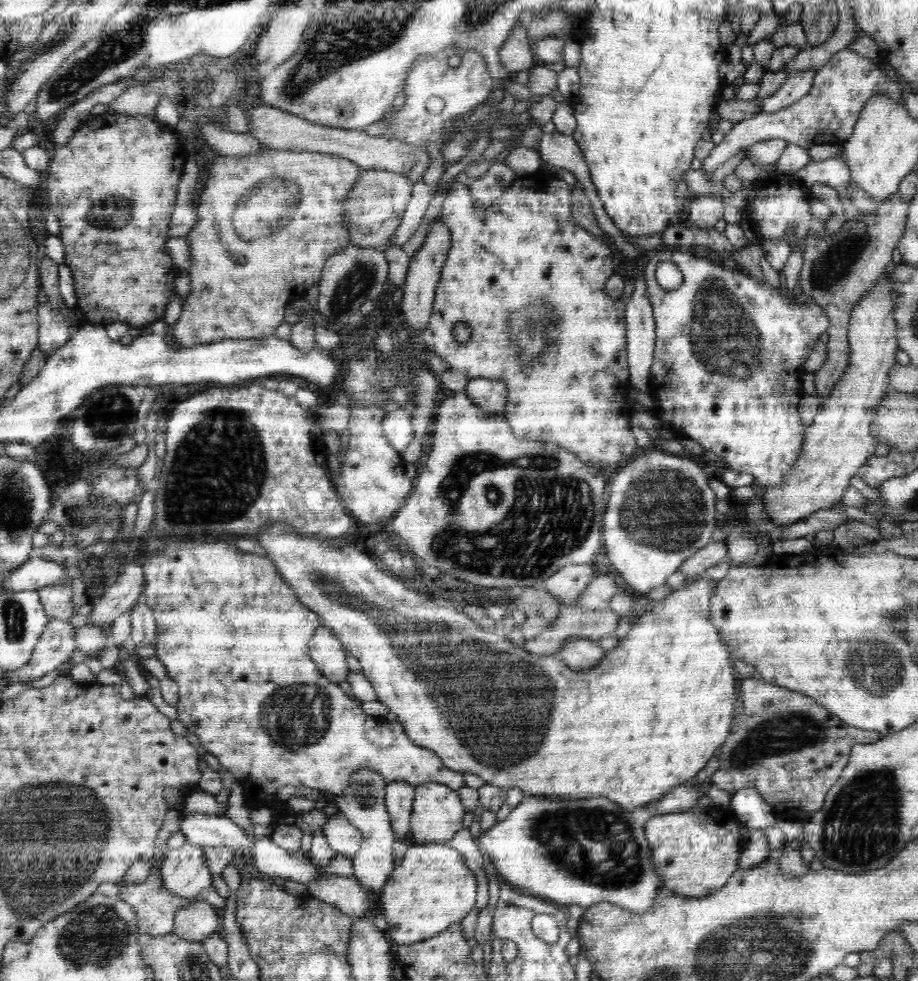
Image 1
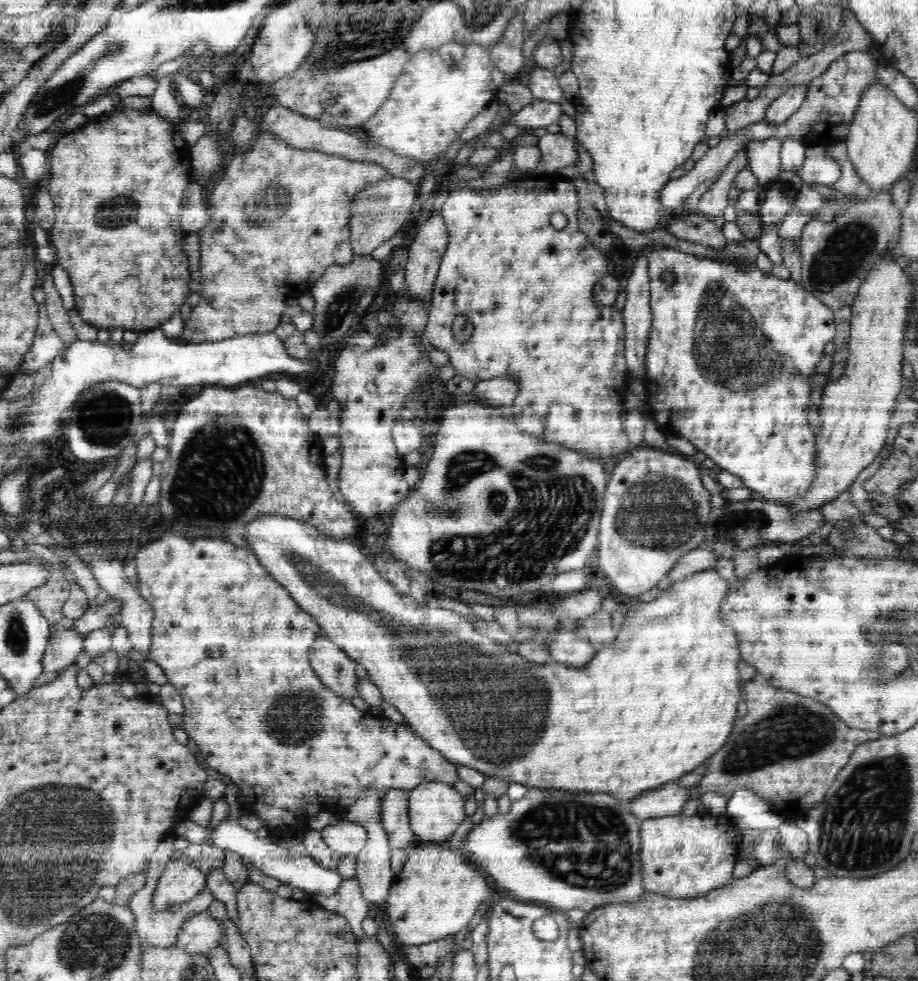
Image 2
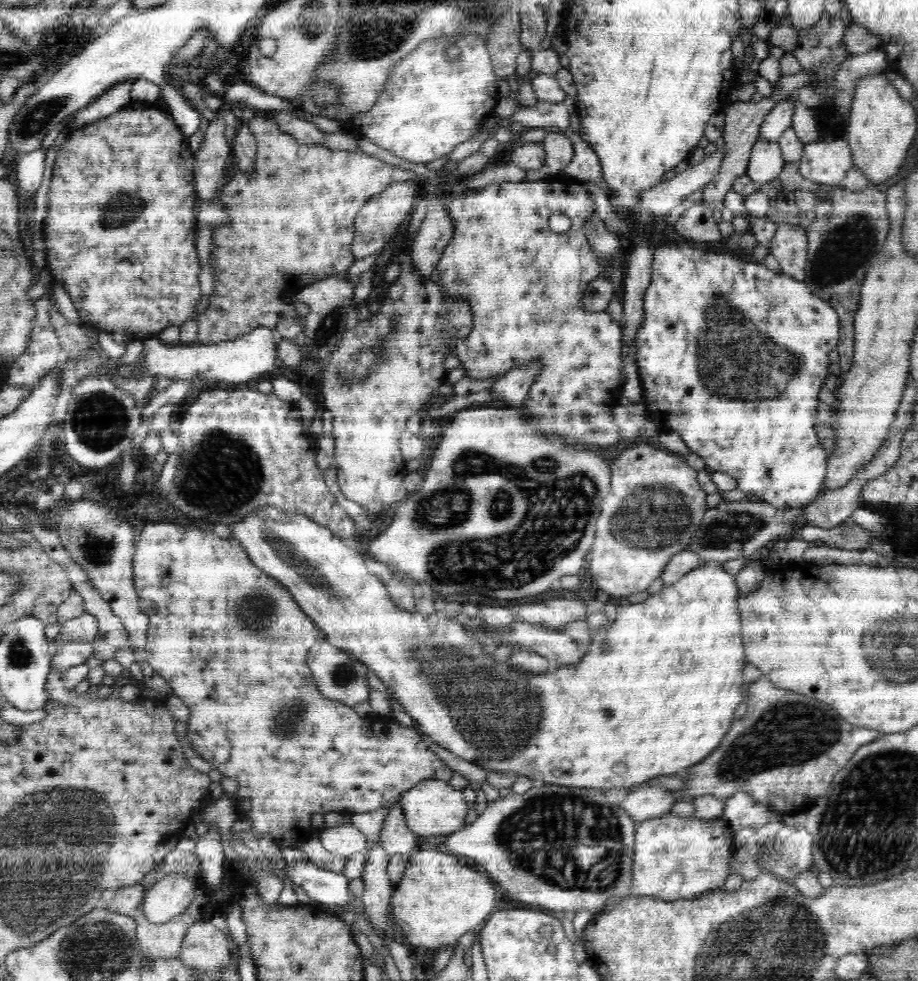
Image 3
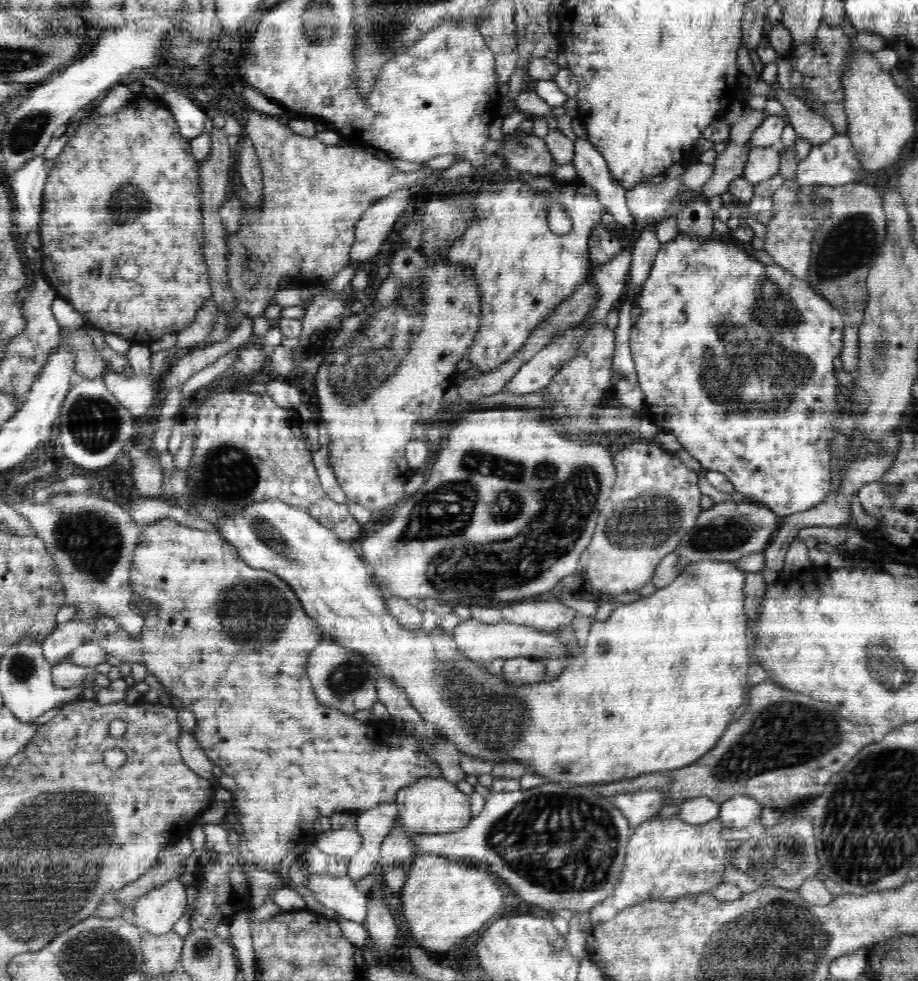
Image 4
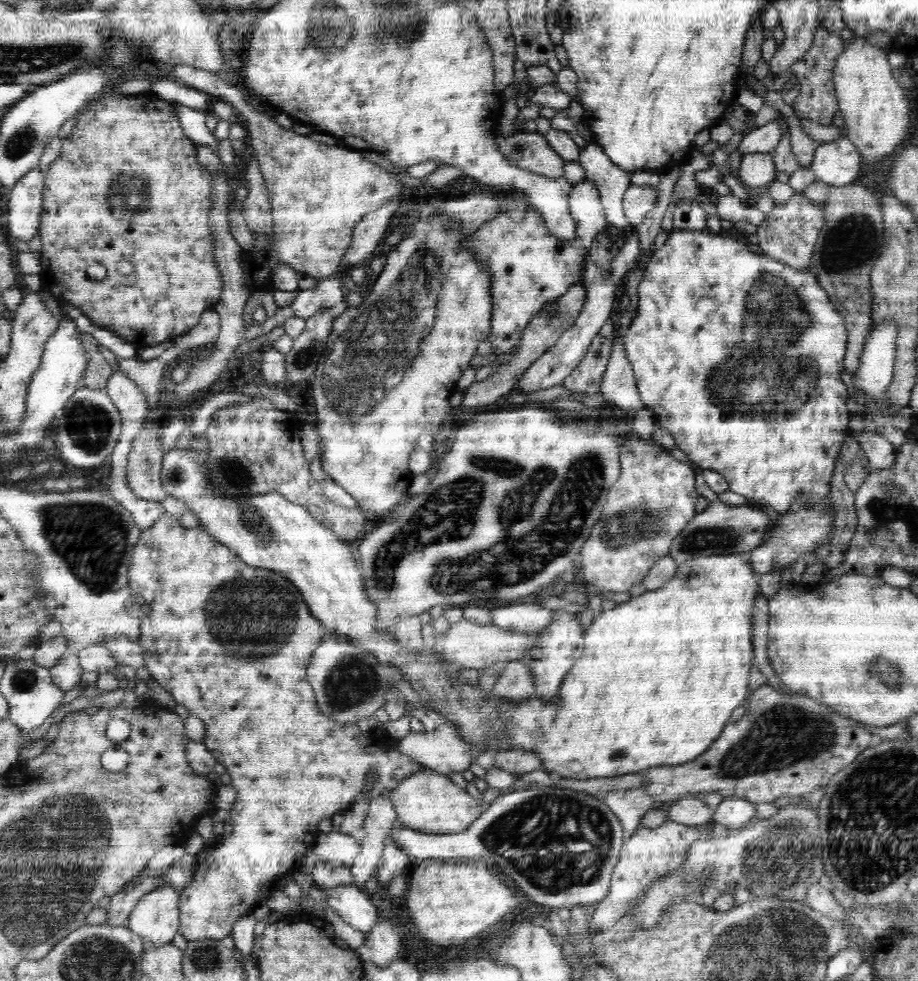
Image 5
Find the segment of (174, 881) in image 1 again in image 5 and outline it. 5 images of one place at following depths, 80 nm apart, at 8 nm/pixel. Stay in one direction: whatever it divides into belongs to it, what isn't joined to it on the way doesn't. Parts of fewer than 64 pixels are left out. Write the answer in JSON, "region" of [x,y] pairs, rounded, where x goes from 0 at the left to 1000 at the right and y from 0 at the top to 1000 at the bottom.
{"region":[[[186,903],[159,910],[144,927],[139,947],[170,967],[187,961],[195,946],[195,911]]]}

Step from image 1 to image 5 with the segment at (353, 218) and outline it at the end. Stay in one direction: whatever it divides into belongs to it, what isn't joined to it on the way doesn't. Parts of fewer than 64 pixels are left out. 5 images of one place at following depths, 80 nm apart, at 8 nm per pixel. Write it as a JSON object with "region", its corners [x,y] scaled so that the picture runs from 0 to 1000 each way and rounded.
{"region":[[[436,199],[429,200],[429,202],[416,208],[414,212],[401,216],[394,224],[388,227],[382,248],[371,265],[374,275],[391,269],[399,263],[406,263],[407,255],[411,255],[412,249],[418,245],[425,222],[436,210],[437,203]]]}

